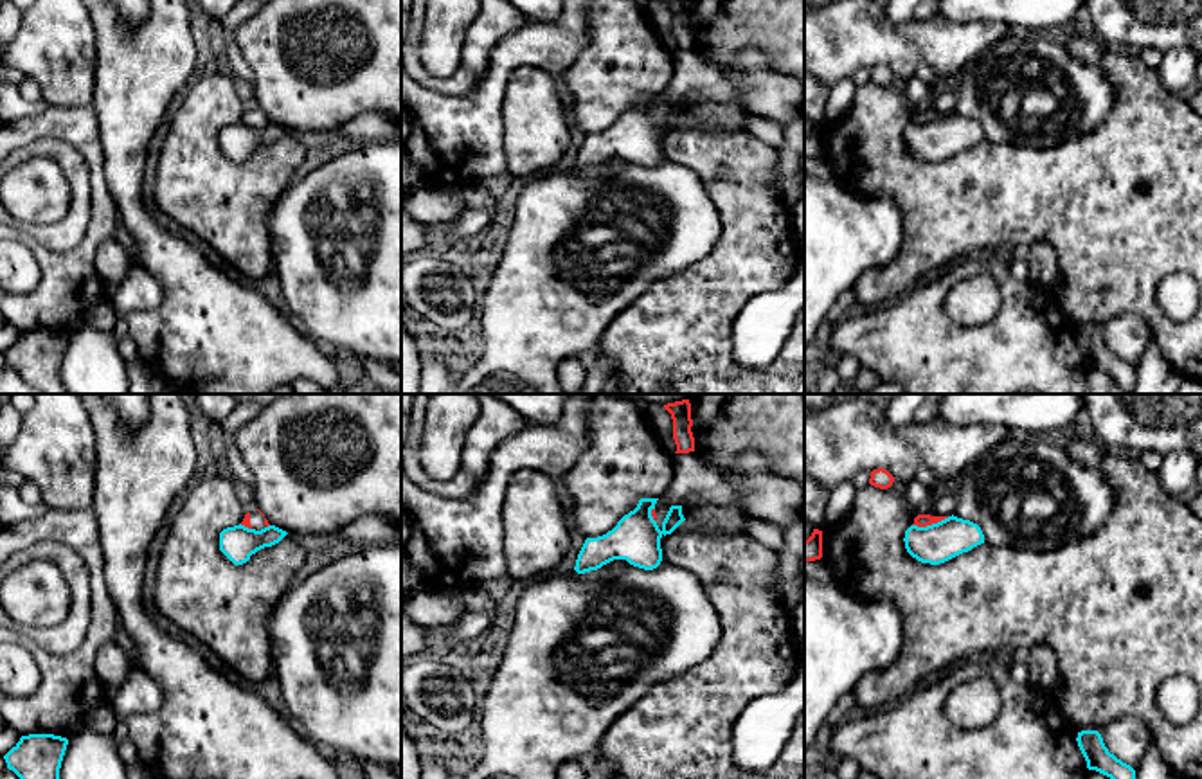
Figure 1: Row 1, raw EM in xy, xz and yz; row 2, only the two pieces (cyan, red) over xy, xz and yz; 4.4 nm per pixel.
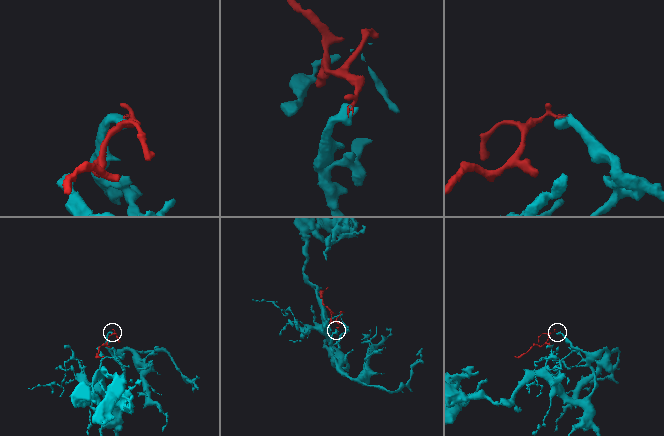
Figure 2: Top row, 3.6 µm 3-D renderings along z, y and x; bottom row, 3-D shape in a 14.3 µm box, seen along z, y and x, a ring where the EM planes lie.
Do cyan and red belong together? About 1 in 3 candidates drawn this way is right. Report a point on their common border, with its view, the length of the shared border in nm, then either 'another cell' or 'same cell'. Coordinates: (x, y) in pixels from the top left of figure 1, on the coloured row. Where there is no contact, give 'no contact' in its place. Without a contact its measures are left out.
contact yz (932, 524); length 170 nm; another cell

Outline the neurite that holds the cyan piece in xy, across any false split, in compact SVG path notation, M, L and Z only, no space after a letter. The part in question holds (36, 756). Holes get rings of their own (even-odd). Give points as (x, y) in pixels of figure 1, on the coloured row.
M29 734L4 756L20 779L59 779L68 739L54 734Z

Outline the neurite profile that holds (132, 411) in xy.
M101 394L117 417L119 428L135 435L149 417L149 394Z

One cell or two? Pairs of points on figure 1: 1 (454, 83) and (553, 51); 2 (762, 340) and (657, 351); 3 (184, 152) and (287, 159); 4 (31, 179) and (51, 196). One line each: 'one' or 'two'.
1: two
2: two
3: one
4: one

